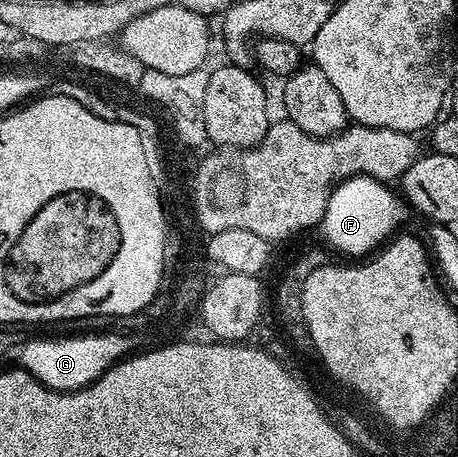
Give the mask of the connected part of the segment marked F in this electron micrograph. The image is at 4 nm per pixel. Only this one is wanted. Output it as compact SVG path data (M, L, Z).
M352 176L337 184L320 223L325 238L340 252L362 258L379 249L410 213L401 195L394 196L383 181L369 176Z

